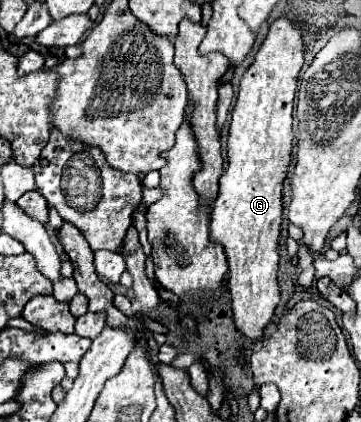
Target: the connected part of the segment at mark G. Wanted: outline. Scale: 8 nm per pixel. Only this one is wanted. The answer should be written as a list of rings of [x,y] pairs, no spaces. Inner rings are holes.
[[[277,17],[269,33],[259,47],[255,61],[243,73],[239,85],[239,97],[231,113],[231,127],[227,139],[227,169],[219,179],[219,195],[213,201],[211,213],[211,241],[225,247],[229,257],[229,291],[233,297],[233,317],[237,329],[249,337],[259,339],[265,325],[271,321],[279,303],[279,235],[283,223],[283,181],[289,173],[293,151],[293,99],[297,89],[297,77],[303,67],[303,37],[299,29],[287,17]]]

